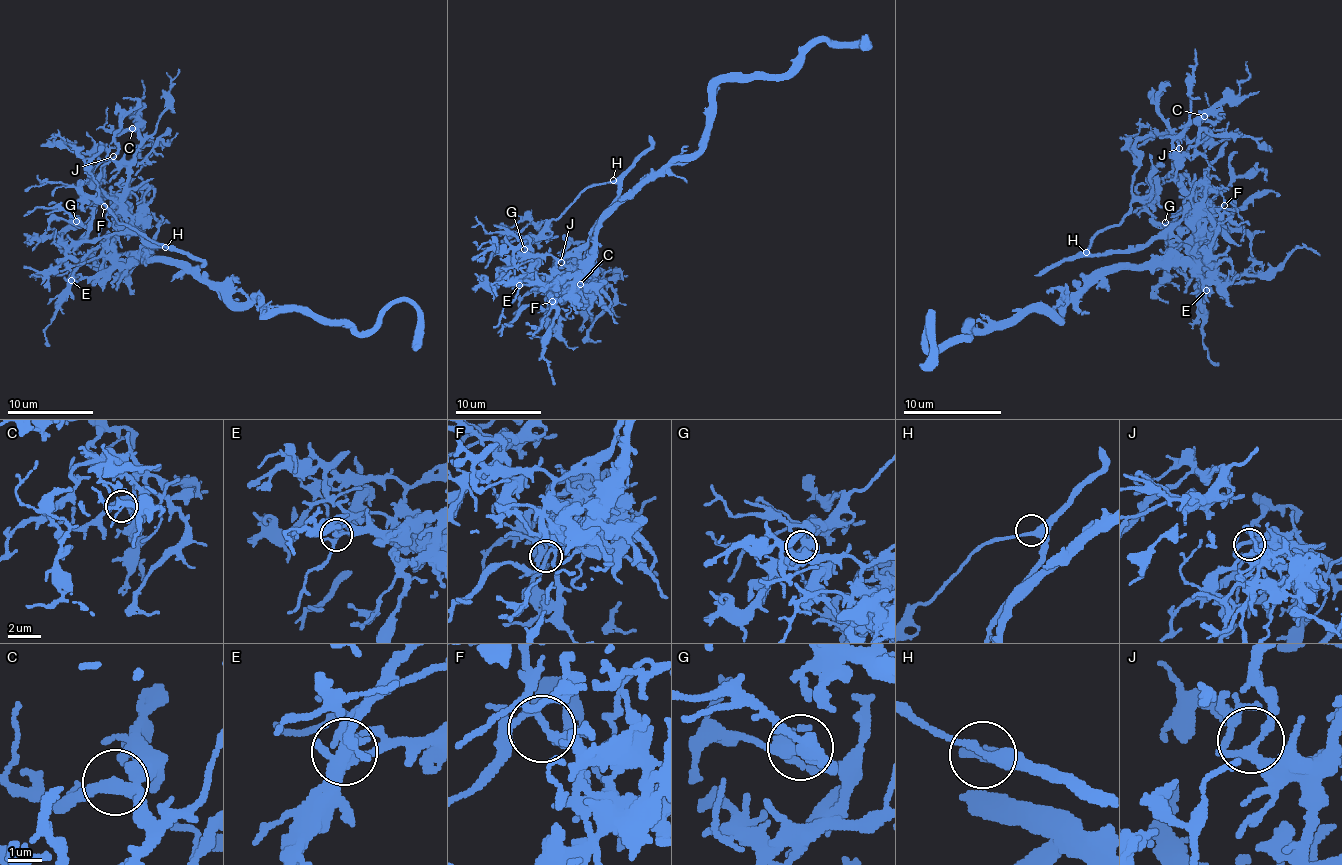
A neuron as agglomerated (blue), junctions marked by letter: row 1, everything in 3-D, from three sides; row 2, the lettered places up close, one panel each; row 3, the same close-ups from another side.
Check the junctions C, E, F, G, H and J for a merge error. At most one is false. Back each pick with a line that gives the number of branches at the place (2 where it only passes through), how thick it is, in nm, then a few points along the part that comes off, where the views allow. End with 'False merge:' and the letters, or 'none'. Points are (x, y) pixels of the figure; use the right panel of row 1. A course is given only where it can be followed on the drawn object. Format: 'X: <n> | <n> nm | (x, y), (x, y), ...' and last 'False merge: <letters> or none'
E: 3 | 160 nm | (1207, 289), (1177, 237), (1088, 250), (1132, 200), (1135, 151), (1147, 139), (1177, 136)
False merge: E

